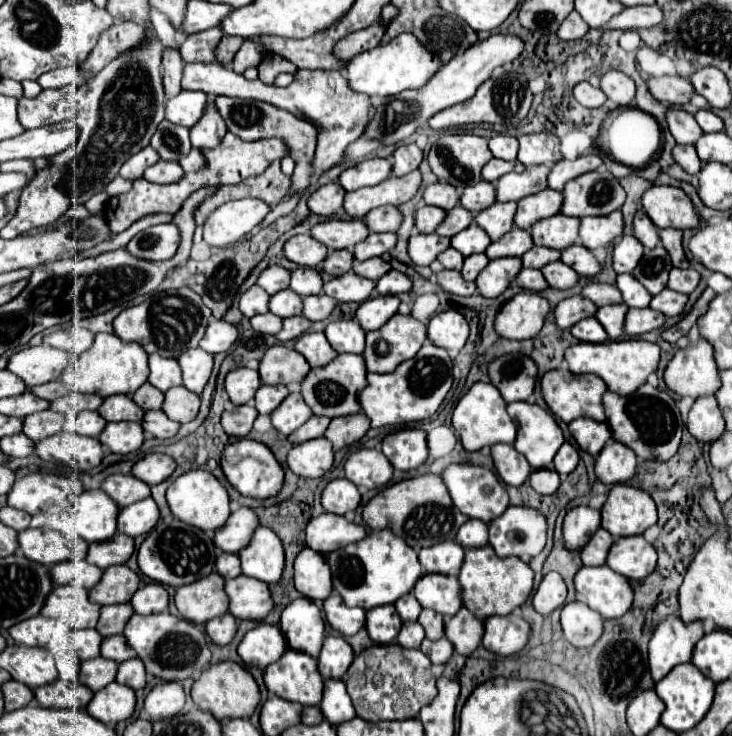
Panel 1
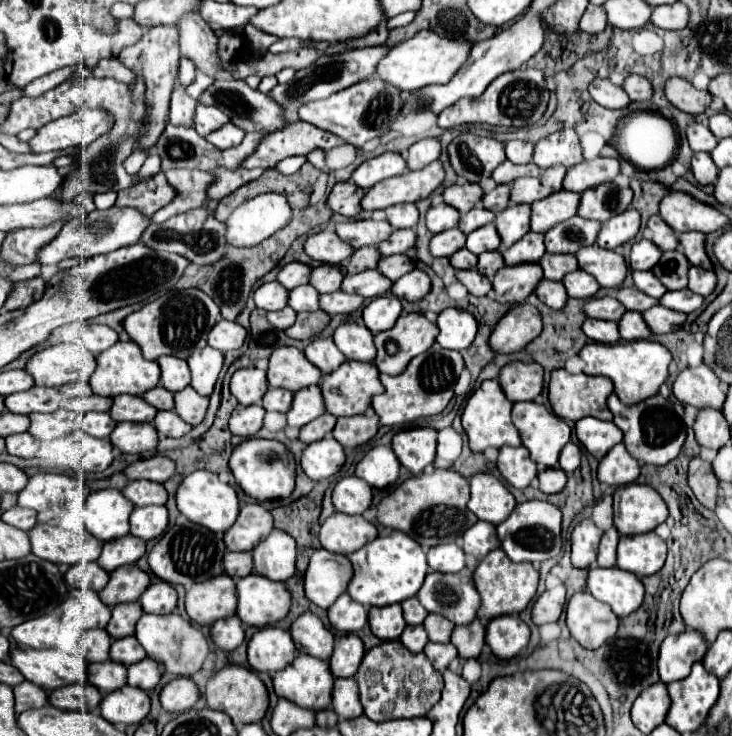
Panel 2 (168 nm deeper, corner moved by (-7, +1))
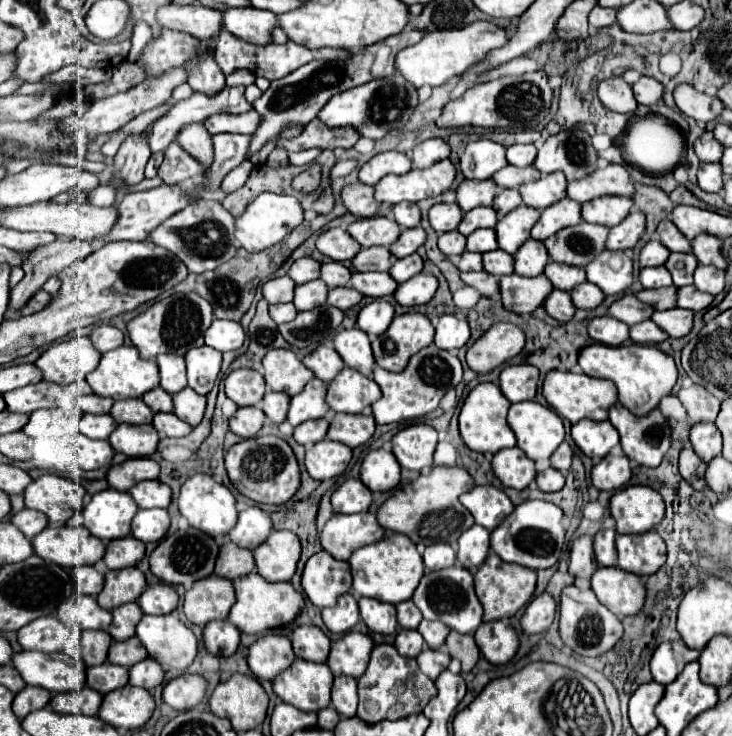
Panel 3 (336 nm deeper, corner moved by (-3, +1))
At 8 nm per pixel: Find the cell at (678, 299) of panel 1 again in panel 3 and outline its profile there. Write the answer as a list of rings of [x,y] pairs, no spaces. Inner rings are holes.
[[[683,286],[683,288],[679,288],[679,294],[677,294],[677,306],[689,308],[695,312],[709,308],[713,300],[715,300],[713,294],[705,294],[705,292],[697,290],[695,286]]]

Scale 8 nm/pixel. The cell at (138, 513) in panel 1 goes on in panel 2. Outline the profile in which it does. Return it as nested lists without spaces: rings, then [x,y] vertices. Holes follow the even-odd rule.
[[[145,506],[131,512],[131,534],[141,540],[153,540],[161,536],[167,528],[167,508],[165,506]]]

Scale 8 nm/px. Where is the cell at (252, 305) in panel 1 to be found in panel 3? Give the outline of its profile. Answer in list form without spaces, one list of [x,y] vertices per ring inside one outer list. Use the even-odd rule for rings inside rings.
[[[289,276],[283,278],[273,278],[263,284],[263,296],[269,304],[277,302],[291,302],[295,296],[295,282]]]

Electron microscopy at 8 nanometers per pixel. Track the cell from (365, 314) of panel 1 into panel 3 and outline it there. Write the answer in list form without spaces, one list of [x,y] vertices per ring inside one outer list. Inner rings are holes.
[[[379,298],[361,308],[357,326],[369,336],[379,336],[389,328],[391,320],[393,320],[393,306]]]

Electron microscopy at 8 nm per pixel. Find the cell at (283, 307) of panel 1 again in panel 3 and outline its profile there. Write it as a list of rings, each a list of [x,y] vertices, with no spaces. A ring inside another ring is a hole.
[[[313,280],[313,282],[301,284],[301,286],[297,286],[293,304],[295,304],[297,310],[317,308],[317,306],[327,302],[327,292],[329,292],[329,288],[323,280]]]

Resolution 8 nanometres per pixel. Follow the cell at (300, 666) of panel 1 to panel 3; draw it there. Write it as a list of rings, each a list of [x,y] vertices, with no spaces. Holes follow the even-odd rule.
[[[301,658],[273,680],[273,690],[283,702],[311,712],[319,712],[331,704],[331,686],[333,674],[327,664]]]

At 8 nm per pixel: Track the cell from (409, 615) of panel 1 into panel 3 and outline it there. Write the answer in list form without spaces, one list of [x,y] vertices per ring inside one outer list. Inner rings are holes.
[[[405,600],[401,604],[395,606],[397,608],[397,622],[401,628],[407,628],[407,630],[415,630],[421,622],[421,612],[417,610],[417,606],[411,602],[411,600]]]

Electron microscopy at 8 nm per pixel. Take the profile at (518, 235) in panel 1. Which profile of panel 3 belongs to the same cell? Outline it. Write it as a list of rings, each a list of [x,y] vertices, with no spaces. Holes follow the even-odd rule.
[[[527,240],[515,254],[515,272],[519,276],[539,276],[549,264],[549,252],[543,242]]]

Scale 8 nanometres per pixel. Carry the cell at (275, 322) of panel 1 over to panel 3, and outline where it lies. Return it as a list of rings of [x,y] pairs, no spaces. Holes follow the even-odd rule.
[[[293,302],[287,304],[271,304],[269,306],[269,314],[277,324],[285,324],[289,320],[293,320],[297,316],[297,308],[293,306]]]

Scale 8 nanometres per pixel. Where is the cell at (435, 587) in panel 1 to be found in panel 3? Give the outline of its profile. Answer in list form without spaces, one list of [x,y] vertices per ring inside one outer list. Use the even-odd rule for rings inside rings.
[[[459,564],[445,570],[427,572],[421,578],[411,600],[421,610],[425,620],[439,620],[459,634],[473,634],[481,624],[483,608],[473,590],[473,574],[467,568],[461,568]]]

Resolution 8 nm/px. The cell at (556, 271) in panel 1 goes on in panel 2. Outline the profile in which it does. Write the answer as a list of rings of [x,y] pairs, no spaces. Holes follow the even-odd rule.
[[[575,270],[575,272],[565,274],[565,278],[561,282],[563,282],[563,286],[565,286],[565,290],[571,298],[589,300],[599,290],[597,280],[591,274],[583,272],[583,270]]]

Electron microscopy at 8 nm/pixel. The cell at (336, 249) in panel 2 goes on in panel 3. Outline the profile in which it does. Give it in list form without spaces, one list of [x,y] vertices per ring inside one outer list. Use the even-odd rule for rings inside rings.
[[[331,228],[331,230],[323,232],[317,240],[317,248],[319,248],[319,252],[323,252],[325,256],[329,256],[331,260],[337,260],[337,262],[351,260],[361,250],[359,242],[353,240],[349,236],[349,232],[343,228]]]

